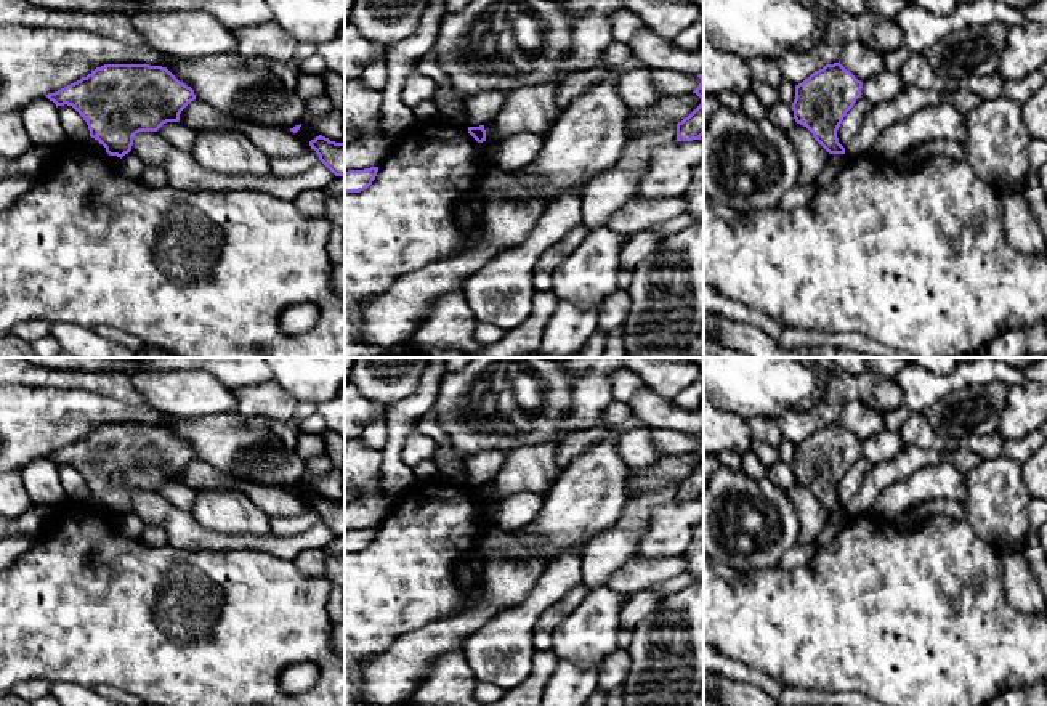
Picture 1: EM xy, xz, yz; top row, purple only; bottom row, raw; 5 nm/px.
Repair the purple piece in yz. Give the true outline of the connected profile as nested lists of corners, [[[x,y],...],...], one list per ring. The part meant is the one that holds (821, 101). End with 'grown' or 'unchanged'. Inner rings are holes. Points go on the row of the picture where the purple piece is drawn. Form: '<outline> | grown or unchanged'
[[[840,61],[826,64],[795,85],[794,119],[806,127],[829,154],[845,154],[837,130],[847,112],[861,98],[861,88],[863,82]]] | unchanged

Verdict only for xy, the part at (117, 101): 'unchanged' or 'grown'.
unchanged

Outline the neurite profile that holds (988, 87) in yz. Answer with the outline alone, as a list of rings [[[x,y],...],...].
[[[970,75],[964,87],[976,93],[981,99],[994,99],[1002,95],[1005,80],[999,75]]]

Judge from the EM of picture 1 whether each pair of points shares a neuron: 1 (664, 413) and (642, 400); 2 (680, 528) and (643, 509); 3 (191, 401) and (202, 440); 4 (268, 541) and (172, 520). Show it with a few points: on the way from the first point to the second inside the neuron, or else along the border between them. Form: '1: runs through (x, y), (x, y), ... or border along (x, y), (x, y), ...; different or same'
1: runs through (659, 413), (646, 405); same
2: border along (675, 498), (653, 509), (637, 547); different
3: border along (233, 409), (201, 416), (165, 414); different
4: runs through (244, 541), (196, 538); same

